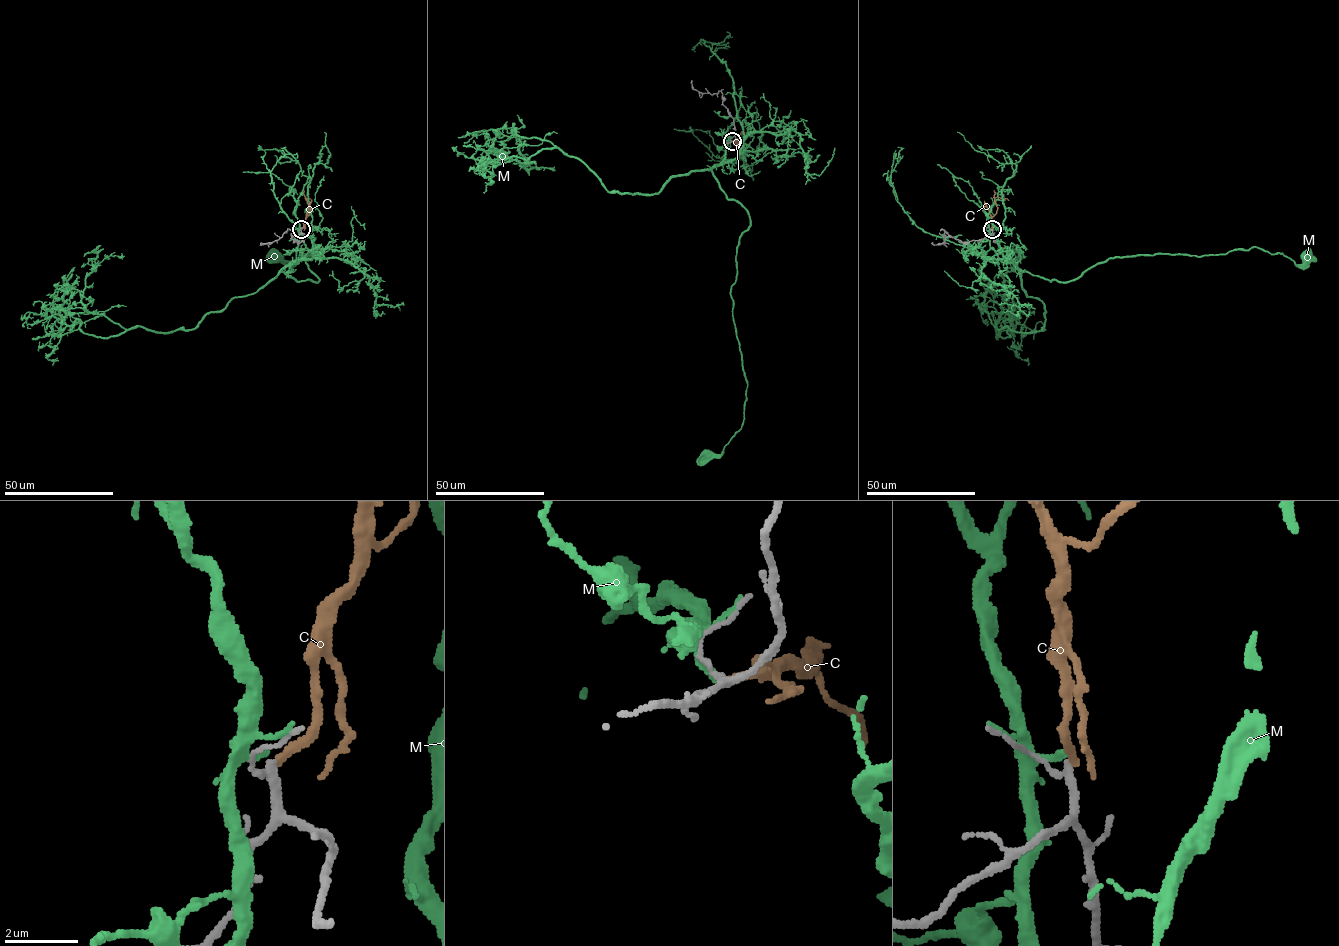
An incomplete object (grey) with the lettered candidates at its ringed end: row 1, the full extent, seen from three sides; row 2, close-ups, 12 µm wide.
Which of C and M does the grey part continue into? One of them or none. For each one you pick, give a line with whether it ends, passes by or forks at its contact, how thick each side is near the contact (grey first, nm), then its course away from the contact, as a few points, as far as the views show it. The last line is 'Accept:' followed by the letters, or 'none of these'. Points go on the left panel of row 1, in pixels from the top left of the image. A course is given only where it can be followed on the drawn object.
Accept: none of these

